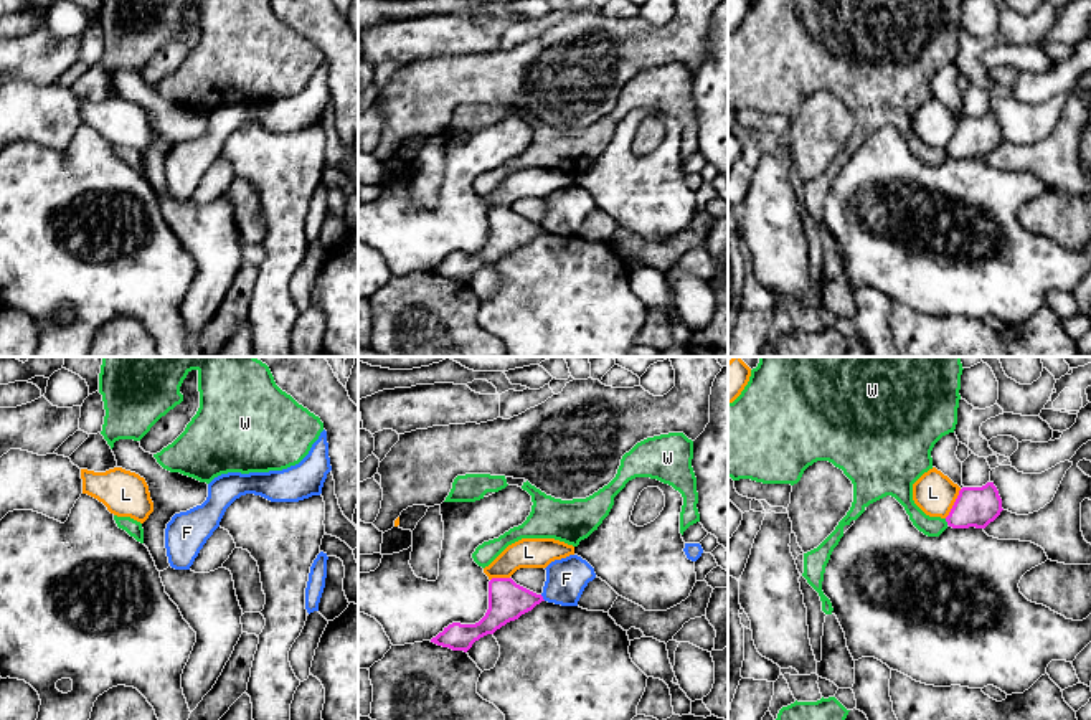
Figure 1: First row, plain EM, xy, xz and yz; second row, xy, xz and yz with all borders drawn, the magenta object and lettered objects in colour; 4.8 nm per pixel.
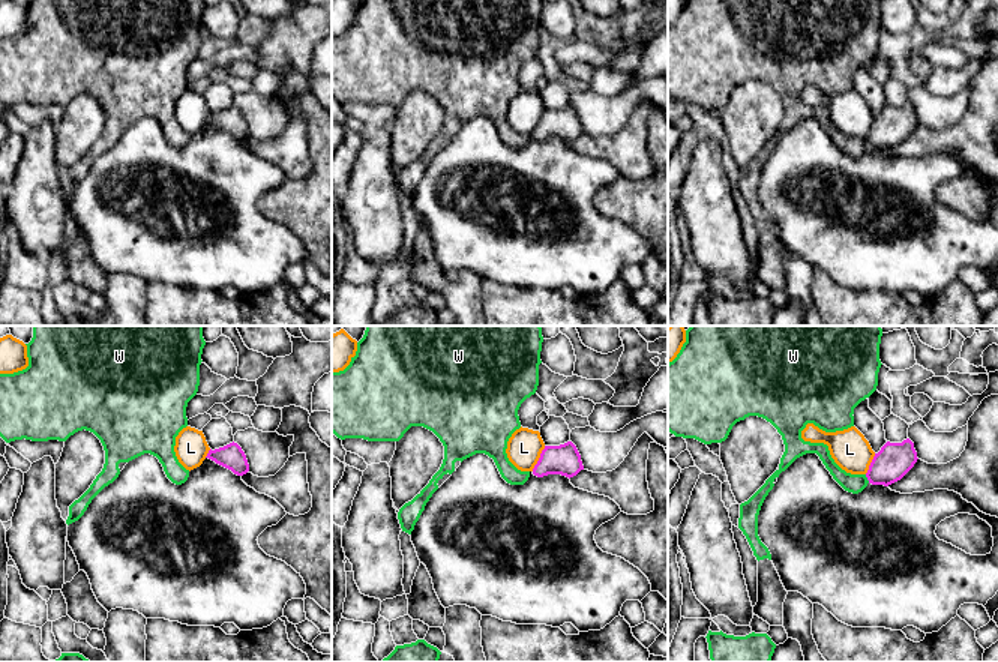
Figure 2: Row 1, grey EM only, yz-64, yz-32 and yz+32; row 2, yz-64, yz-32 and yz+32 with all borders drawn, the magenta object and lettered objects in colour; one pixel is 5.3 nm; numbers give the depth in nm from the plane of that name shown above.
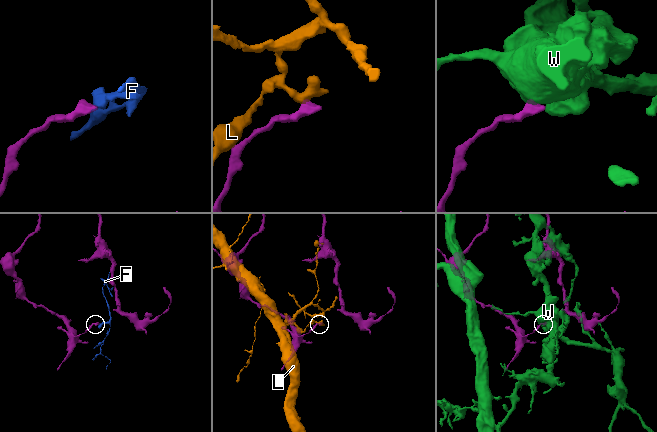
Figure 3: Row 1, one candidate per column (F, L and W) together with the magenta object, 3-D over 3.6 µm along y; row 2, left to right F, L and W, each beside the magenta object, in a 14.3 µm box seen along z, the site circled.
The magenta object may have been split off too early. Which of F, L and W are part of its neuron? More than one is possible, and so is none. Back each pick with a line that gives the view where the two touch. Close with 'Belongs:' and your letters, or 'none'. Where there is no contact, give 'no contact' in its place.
Belongs: none

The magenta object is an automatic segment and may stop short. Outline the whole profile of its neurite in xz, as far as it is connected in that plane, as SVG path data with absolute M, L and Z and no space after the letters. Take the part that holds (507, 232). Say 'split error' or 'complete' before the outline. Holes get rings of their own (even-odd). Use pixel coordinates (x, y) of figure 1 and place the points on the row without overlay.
complete; M492 208L489 211L489 239L485 246L475 254L452 253L432 268L431 272L467 282L475 271L494 264L507 253L531 241L541 231L545 231L541 225L517 215L512 208Z

